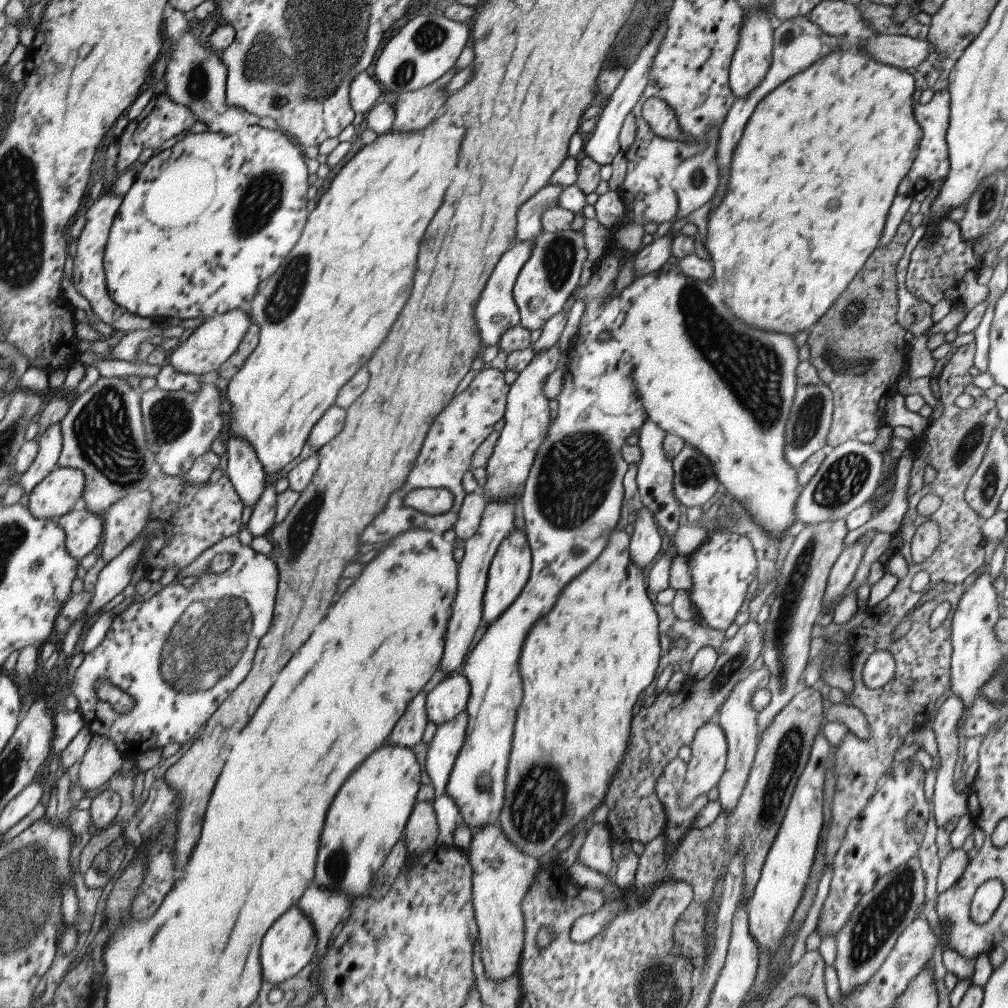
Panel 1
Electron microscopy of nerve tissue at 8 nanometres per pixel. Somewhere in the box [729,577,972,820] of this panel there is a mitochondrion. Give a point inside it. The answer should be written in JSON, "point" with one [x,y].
{"point":[906,689]}

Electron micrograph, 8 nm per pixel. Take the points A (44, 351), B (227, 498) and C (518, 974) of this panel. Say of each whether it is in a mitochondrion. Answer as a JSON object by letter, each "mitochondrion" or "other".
{"A":"other","B":"other","C":"other"}

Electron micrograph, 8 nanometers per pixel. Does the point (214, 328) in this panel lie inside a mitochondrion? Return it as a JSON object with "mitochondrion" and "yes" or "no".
{"mitochondrion":"no"}

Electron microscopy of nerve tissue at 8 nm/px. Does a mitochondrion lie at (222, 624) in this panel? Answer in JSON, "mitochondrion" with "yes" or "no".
{"mitochondrion":"yes"}

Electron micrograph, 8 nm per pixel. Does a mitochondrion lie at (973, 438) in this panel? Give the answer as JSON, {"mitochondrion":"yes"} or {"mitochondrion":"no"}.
{"mitochondrion":"yes"}

